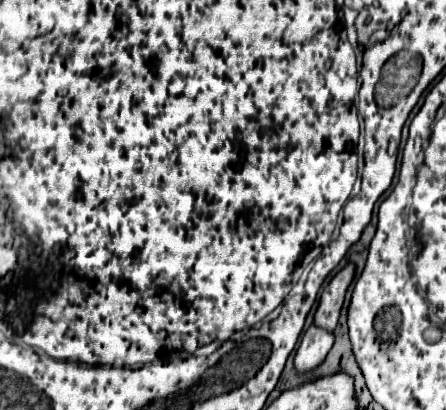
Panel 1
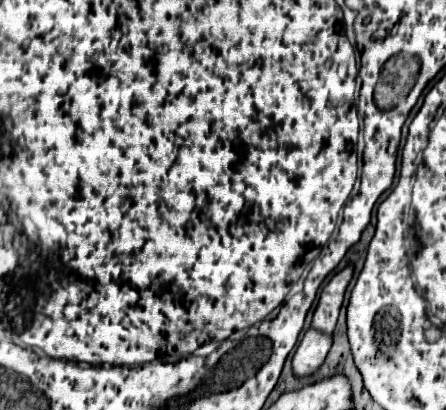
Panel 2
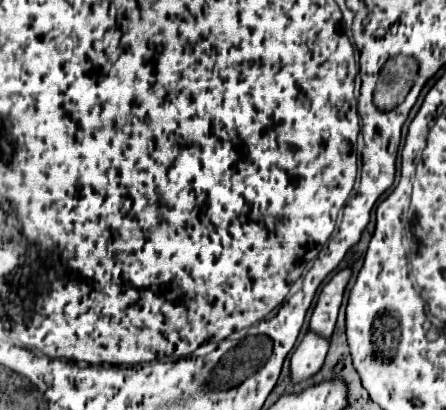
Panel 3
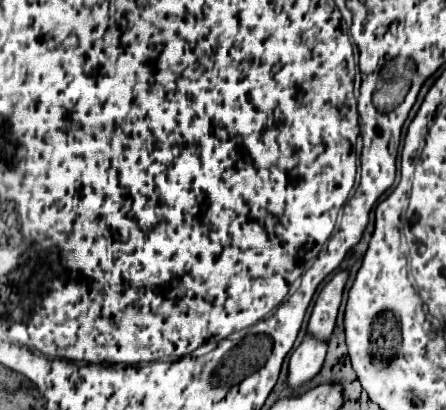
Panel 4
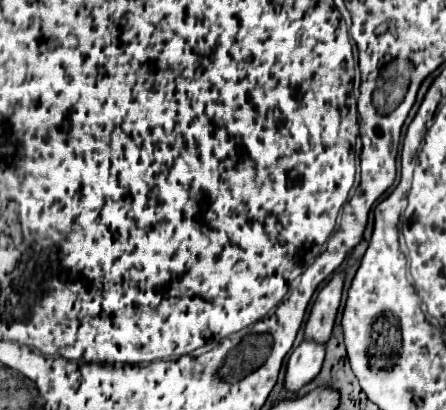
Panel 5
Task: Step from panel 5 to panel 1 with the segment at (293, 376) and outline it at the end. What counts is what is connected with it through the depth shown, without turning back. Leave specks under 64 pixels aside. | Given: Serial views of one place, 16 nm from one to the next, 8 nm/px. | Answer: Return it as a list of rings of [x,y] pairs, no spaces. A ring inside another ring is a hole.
[[[314,326],[308,328],[296,350],[296,356],[294,356],[294,370],[298,374],[308,374],[314,368],[318,368],[324,362],[332,344],[334,344],[332,334],[320,330],[320,328],[314,328]]]

